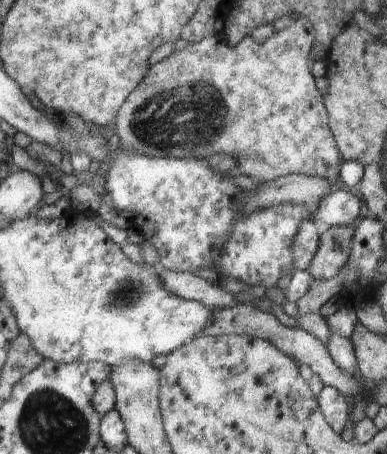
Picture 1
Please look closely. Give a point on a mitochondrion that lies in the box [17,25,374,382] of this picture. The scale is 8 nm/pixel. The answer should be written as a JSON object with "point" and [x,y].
{"point":[190,116]}

